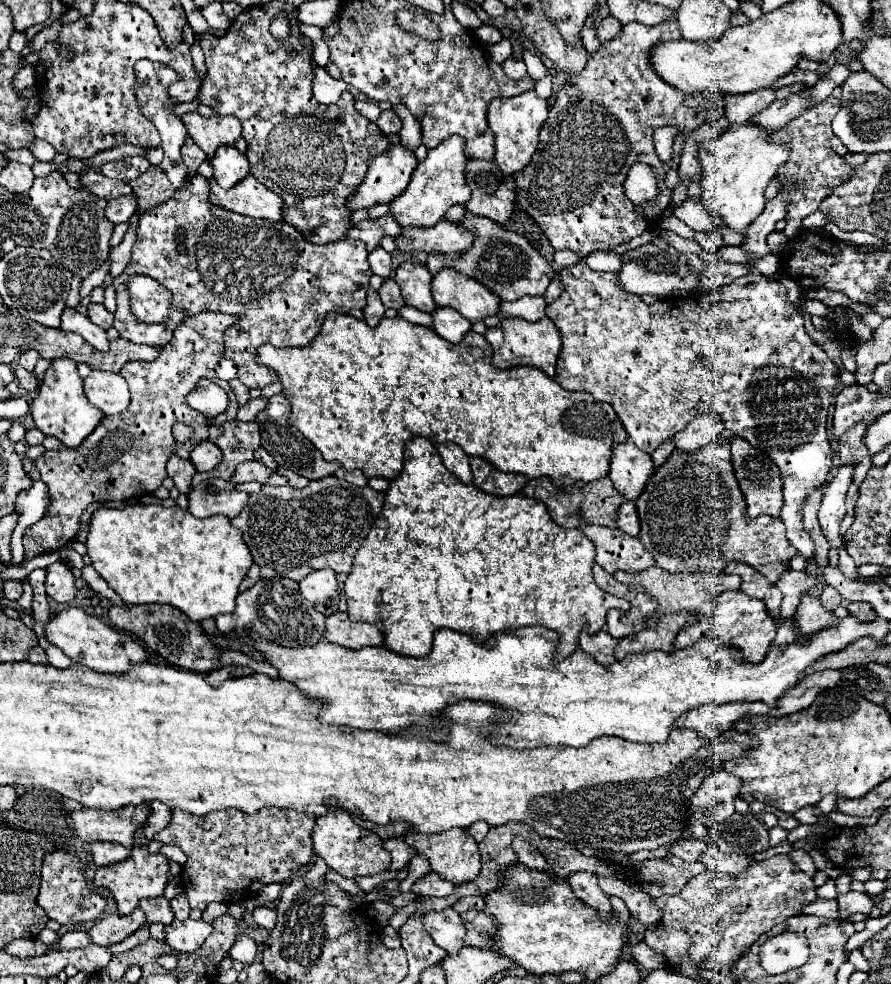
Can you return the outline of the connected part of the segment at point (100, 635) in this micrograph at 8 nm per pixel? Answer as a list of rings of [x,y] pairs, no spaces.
[[[68,608],[68,610],[52,616],[46,626],[46,636],[76,664],[84,664],[96,672],[126,674],[126,672],[130,672],[132,666],[148,662],[148,654],[138,644],[138,640],[124,634],[122,630],[114,630],[114,628],[106,626],[100,618],[86,614],[82,608]]]

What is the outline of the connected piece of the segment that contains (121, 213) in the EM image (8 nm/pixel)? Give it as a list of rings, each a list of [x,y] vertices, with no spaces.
[[[122,196],[118,200],[108,200],[108,204],[106,204],[106,220],[110,220],[112,224],[128,222],[130,216],[136,210],[138,210],[136,196]]]

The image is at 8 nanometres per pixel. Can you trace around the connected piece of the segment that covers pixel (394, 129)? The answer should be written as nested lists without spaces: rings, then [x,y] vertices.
[[[394,110],[382,112],[380,118],[376,120],[376,126],[384,132],[384,134],[398,134],[402,128],[402,120],[394,114]]]

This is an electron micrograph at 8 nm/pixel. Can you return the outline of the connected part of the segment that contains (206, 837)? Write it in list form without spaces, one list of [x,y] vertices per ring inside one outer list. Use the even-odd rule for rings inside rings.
[[[230,808],[214,810],[206,816],[172,810],[170,824],[154,840],[174,844],[188,856],[180,880],[190,908],[204,910],[210,902],[240,902],[248,892],[254,898],[266,884],[284,884],[300,868],[308,866],[314,860],[310,840],[314,822],[316,816],[312,814],[280,808],[262,808],[258,814],[244,814]]]

